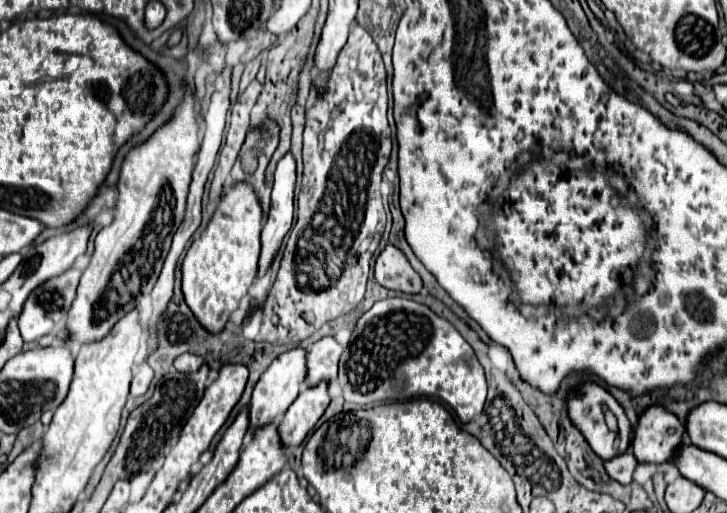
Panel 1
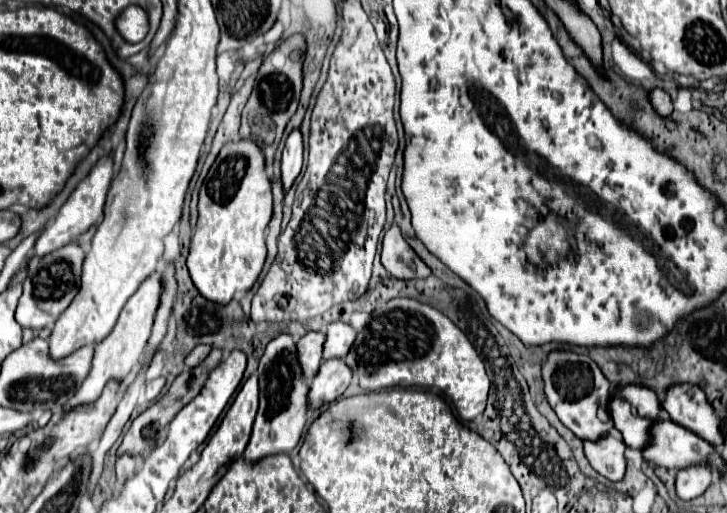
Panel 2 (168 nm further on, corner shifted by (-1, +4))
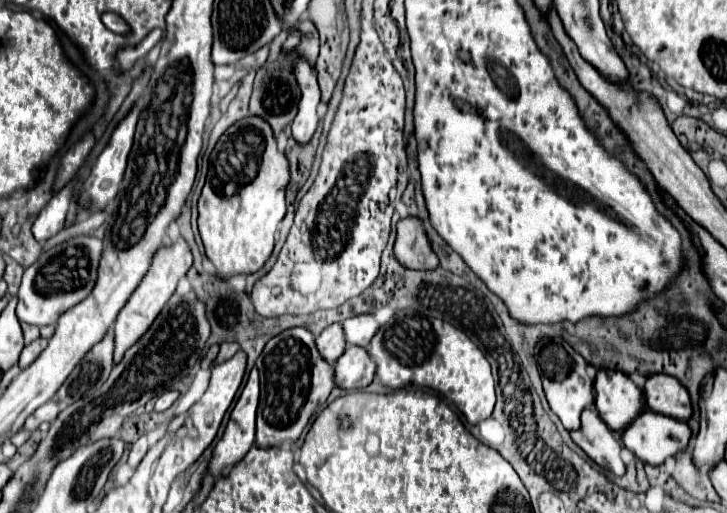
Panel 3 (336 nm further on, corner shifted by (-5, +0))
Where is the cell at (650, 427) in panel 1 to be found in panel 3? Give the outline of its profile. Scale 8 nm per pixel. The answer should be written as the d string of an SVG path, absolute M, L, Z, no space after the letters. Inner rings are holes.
M596 369L594 405L610 429L620 433L630 425L630 421L634 421L636 415L644 411L642 389L622 375L622 371Z

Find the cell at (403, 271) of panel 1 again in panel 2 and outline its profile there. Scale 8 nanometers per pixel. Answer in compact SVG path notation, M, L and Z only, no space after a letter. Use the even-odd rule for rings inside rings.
M392 225L382 241L382 265L396 279L426 279L430 269L404 241L400 227Z

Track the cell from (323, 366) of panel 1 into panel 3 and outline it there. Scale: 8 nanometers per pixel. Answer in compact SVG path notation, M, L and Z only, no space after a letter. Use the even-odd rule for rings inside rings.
M362 313L356 317L350 317L344 321L344 333L346 333L346 341L350 345L360 345L366 347L370 343L370 339L376 335L378 331L378 321L370 315L370 313Z

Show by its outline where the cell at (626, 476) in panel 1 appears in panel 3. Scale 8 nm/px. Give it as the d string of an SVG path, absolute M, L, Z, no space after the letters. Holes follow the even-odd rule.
M582 411L582 431L572 431L570 435L572 441L602 469L612 471L614 475L624 475L626 467L620 459L622 445L596 411Z

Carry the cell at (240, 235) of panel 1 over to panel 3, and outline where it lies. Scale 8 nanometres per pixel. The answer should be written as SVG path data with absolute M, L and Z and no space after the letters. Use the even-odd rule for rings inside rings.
M246 115L230 125L218 139L210 153L210 169L206 185L198 199L198 229L204 241L206 257L216 265L220 275L256 273L274 249L274 233L284 219L286 203L284 193L290 183L290 163L276 147L276 137L266 119L258 115Z

